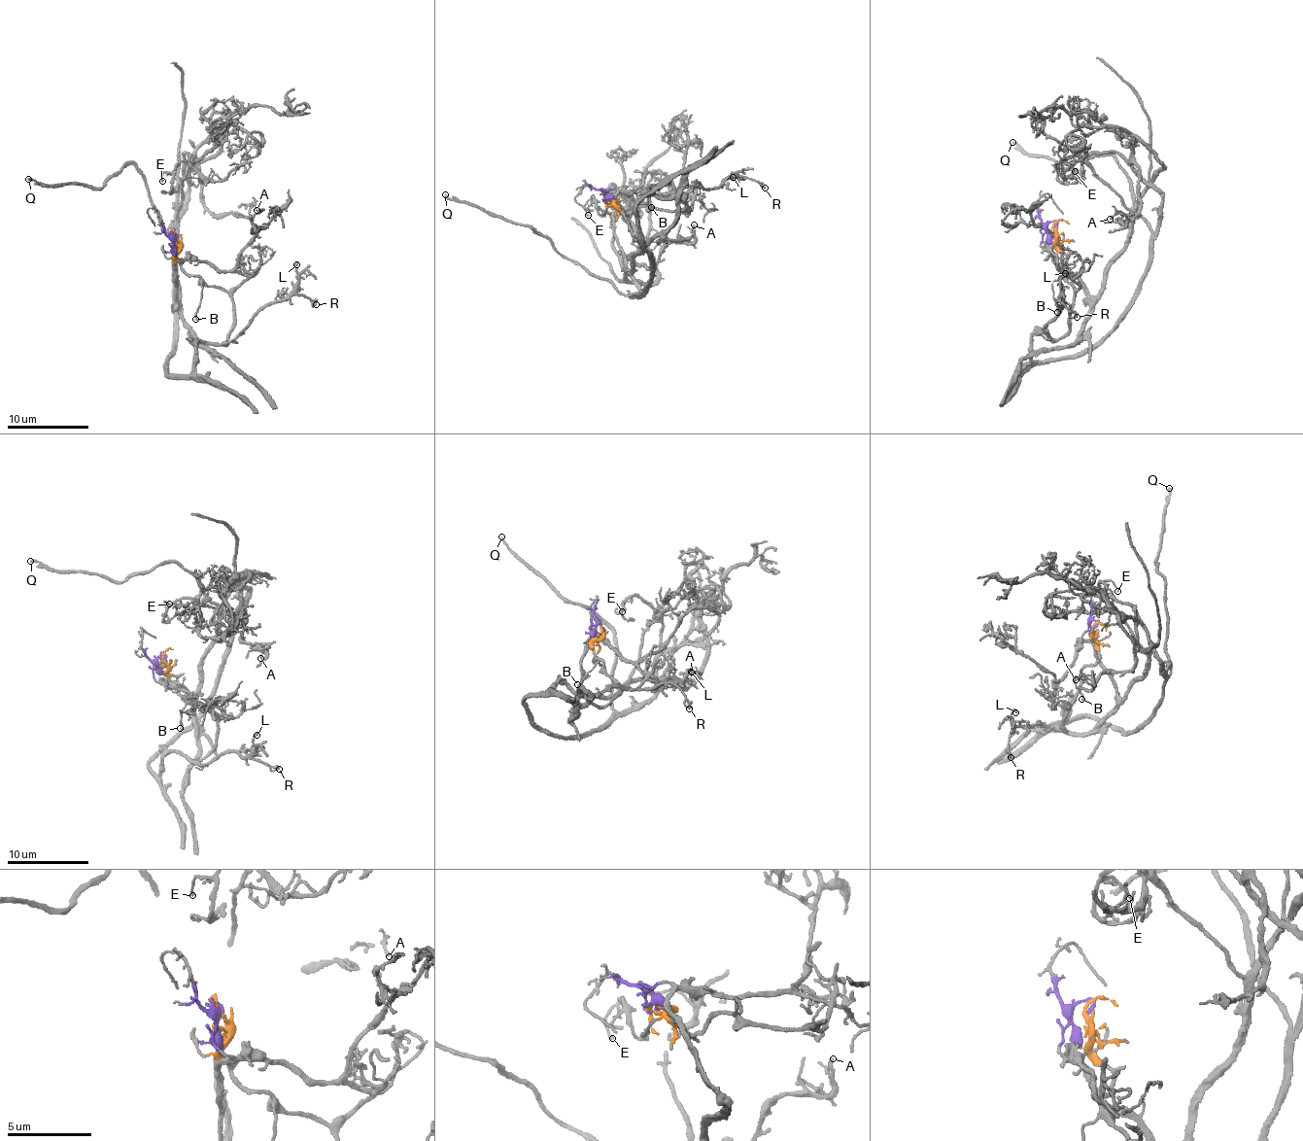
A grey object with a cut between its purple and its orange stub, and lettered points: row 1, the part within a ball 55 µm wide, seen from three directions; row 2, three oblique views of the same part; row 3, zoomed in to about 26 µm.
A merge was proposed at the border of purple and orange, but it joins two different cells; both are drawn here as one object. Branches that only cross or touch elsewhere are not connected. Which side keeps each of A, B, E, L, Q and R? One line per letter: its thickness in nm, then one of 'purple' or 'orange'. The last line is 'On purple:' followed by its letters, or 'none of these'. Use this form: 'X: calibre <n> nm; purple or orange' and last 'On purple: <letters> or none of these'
A: calibre 110 nm; orange
B: calibre 170 nm; orange
E: calibre 120 nm; orange
L: calibre 200 nm; orange
Q: calibre 200 nm; orange
R: calibre 220 nm; orange
On purple: none of these

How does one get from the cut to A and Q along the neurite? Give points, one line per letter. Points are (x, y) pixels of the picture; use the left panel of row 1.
A: (174, 234), (180, 267), (228, 294), (233, 329), (171, 376), (184, 167), (198, 162), (214, 215), (257, 211)
Q: (174, 234), (233, 329), (171, 376), (171, 235), (144, 176), (28, 178)

